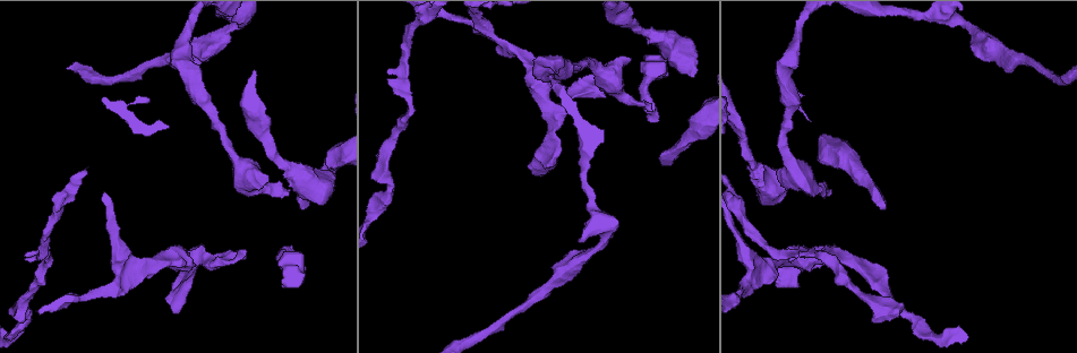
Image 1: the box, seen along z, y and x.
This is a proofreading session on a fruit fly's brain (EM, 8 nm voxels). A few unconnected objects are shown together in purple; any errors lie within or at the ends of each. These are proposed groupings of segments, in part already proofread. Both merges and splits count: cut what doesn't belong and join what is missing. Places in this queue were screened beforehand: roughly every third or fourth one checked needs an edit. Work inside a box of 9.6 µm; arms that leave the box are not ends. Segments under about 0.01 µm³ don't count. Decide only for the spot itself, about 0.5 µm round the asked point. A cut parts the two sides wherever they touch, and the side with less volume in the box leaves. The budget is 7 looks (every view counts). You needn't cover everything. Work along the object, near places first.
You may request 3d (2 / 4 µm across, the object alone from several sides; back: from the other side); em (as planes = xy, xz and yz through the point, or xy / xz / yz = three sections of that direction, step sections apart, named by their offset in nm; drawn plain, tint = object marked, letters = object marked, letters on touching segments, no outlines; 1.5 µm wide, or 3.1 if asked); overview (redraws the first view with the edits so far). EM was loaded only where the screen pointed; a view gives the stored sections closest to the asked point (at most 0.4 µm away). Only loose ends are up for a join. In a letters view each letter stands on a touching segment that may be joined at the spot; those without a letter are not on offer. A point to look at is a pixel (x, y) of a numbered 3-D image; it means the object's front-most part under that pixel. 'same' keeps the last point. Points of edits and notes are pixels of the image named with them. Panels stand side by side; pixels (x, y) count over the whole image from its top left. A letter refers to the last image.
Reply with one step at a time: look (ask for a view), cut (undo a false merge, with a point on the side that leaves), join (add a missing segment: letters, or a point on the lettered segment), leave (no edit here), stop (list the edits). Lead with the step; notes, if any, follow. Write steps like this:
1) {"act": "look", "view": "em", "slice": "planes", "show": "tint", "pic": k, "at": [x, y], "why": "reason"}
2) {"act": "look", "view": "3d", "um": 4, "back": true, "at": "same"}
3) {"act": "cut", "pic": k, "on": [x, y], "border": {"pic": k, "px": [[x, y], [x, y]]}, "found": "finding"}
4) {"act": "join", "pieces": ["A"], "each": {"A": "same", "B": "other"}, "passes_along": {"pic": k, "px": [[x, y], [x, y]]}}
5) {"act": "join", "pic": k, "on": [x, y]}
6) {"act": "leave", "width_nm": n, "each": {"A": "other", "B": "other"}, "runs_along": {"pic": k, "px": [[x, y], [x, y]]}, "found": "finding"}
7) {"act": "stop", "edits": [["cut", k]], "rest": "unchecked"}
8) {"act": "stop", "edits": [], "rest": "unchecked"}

{"act": "look", "view": "3d", "um": 4, "pic": 1, "at": [829, 191], "why": "free end"}

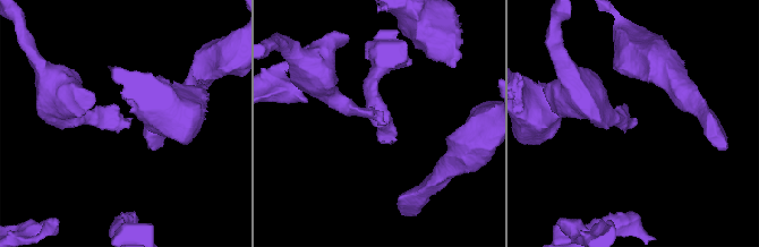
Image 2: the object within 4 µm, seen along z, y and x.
{"act": "look", "view": "em", "slice": "planes", "show": "plain", "pic": 2, "at": [128, 121], "why": "now the EM"}

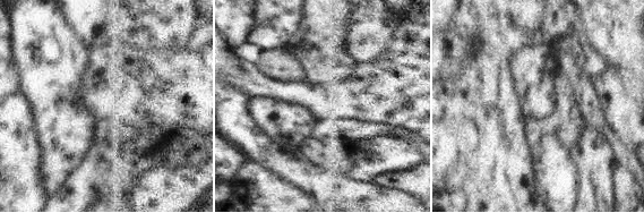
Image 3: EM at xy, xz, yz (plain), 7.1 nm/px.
{"act": "look", "view": "em", "slice": "planes", "show": "letters", "at": "same"}

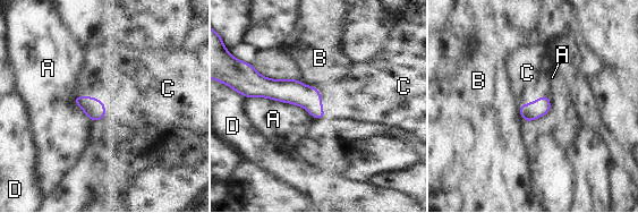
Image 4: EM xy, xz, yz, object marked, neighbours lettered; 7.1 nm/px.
{"act": "join", "pieces": ["C"], "longest_contact_nm": ["A", 500], "each": {"A": "other", "B": "other", "C": "same", "D": "other"}, "passes_along": {"pic": 4, "px": [[94, 109], [103, 103], [133, 84]]}, "found": "it goes on there"}

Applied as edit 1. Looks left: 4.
{"act": "look", "view": "overview", "why": "see it whole again"}

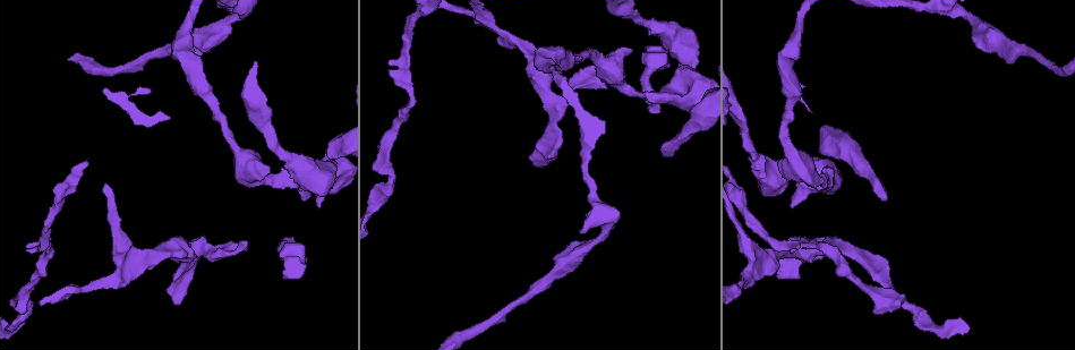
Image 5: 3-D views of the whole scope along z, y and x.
{"act": "look", "view": "3d", "um": 2, "pic": 5, "at": [658, 113], "why": "end of a long branch"}

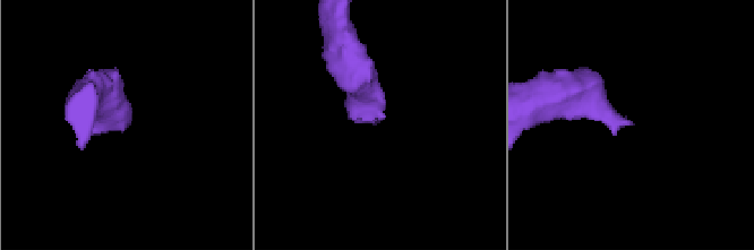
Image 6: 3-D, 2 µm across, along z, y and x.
{"act": "look", "view": "em", "slice": "planes", "show": "letters", "pic": 6, "at": [630, 121], "why": "now the EM"}

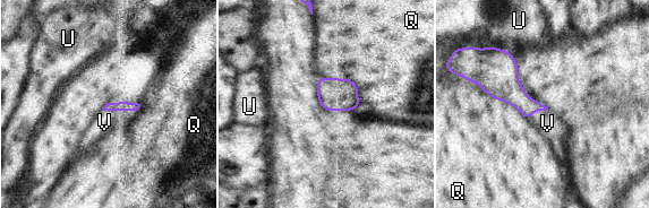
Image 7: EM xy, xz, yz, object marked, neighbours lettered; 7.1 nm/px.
{"act": "join", "pieces": ["V"], "longest_contact_nm": ["V", 260], "each": {"Q": "other", "U": "other", "V": "same"}, "found": "it goes on there"}

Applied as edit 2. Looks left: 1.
{"act": "stop", "edits": [["join", 4], ["join", 7]], "rest": "unchecked"}

